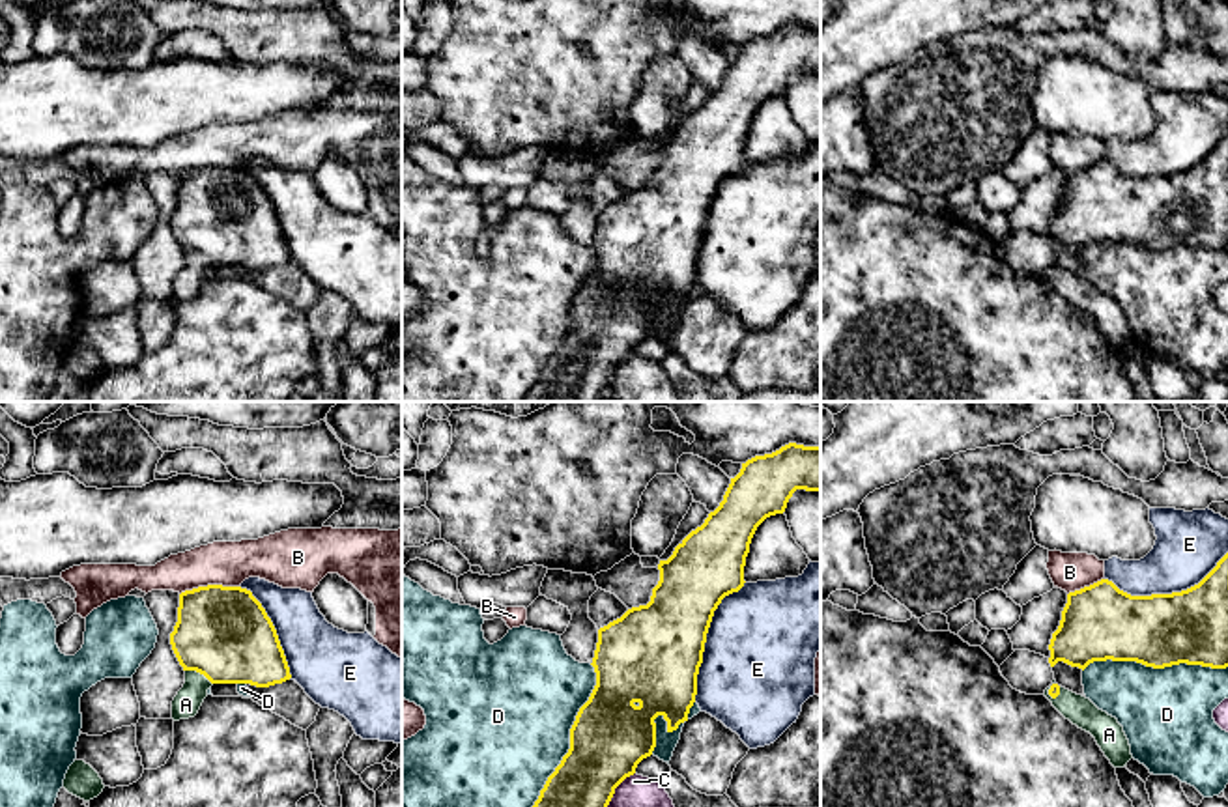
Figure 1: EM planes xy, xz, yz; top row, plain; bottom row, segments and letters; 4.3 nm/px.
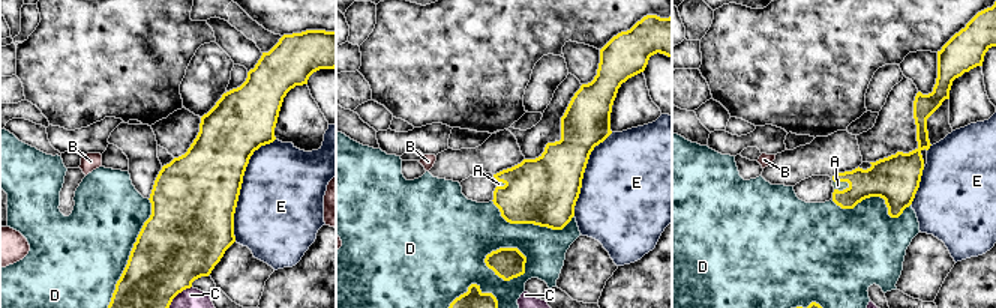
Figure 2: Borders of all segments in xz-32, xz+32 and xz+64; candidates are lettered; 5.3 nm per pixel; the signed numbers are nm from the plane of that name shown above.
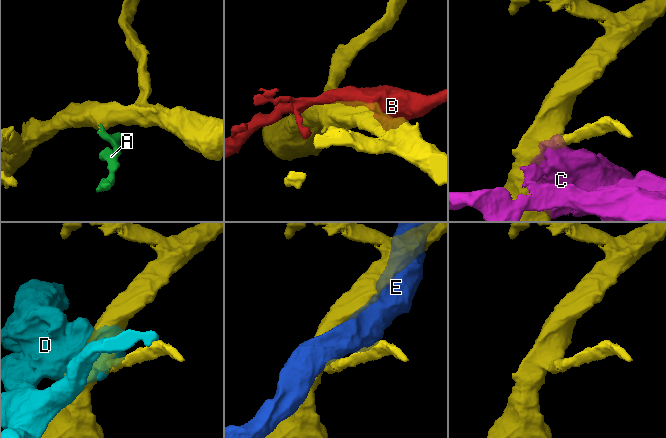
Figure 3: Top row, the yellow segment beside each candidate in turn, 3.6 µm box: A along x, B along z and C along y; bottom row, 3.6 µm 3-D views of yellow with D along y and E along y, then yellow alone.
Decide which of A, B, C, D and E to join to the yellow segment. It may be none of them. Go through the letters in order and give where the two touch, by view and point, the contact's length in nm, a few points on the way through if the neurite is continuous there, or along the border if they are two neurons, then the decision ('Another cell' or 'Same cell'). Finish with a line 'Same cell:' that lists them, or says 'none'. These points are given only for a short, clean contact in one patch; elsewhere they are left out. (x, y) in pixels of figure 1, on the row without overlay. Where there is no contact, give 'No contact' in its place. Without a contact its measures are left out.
A: Touches yellow at xy (199, 253). Shared border 140 nm. Path across: xy (223, 213), (199, 253), (197, 268), (185, 286). Same cell
B: Touches yellow at xy (208, 167). Shared border 260 nm. Another cell
C: Touches yellow at xz (614, 374). Shared border 220 nm. Another cell
D: Touches yellow at xz (571, 324). Shared border 750 nm. Another cell
E: Touches yellow at xz (705, 221). Shared border 550 nm. Another cell
Same cell: A

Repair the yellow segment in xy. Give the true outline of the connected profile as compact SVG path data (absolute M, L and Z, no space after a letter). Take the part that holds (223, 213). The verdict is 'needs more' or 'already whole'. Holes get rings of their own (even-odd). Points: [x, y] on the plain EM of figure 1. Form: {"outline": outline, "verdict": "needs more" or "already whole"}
{"outline": "M207 166L179 176L172 232L185 252L185 265L172 282L172 301L194 299L213 265L269 269L292 260L277 211L262 185L241 168Z", "verdict": "needs more"}

